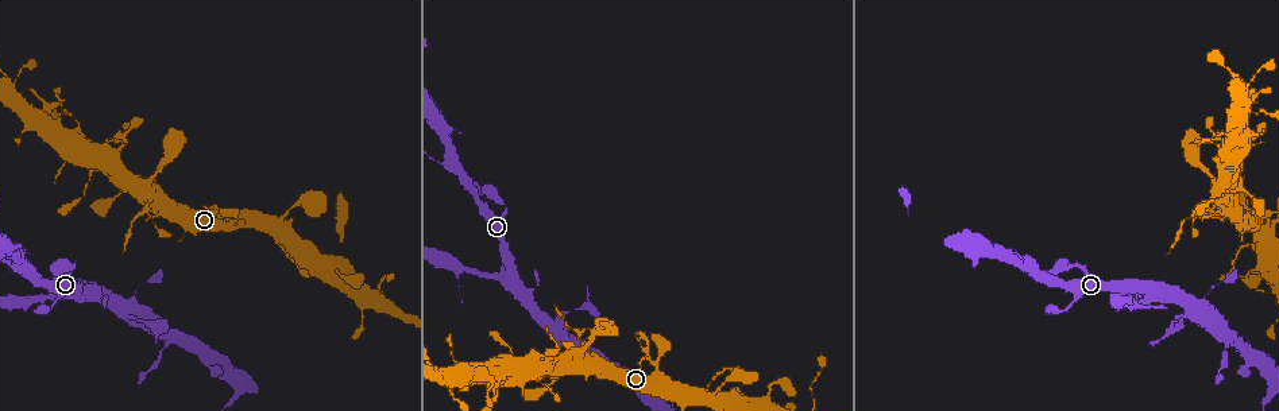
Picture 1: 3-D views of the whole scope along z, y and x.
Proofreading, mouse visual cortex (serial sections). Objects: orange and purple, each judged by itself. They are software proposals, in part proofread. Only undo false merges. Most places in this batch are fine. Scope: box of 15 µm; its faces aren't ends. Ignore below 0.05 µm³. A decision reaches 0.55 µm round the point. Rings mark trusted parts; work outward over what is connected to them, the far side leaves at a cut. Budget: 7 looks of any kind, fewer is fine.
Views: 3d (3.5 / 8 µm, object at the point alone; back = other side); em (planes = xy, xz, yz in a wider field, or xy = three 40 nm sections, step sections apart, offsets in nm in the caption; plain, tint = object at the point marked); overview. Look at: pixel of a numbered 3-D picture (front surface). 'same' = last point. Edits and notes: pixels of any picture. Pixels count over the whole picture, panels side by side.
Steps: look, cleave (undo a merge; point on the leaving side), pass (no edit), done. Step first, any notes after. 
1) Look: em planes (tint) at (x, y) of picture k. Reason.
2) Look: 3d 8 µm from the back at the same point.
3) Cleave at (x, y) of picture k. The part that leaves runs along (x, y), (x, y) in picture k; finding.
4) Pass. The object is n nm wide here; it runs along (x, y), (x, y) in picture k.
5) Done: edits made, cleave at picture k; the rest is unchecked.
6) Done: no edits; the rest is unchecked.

Look: 3d 3.5 µm at (542, 359) of picture 1. Thick turns thin.

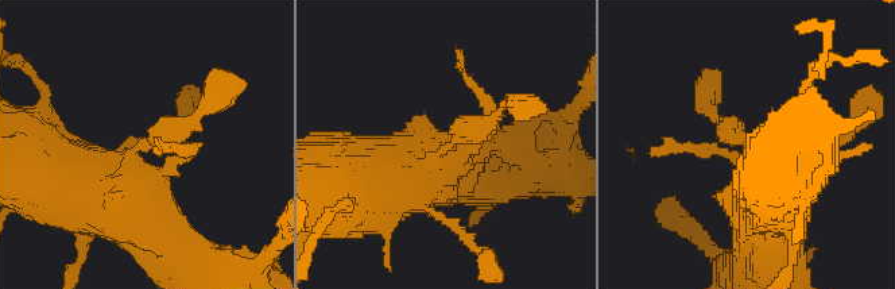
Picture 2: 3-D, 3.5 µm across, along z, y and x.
Look: em xy step 3 (tint) at (440, 150) of picture 2. Now the EM.

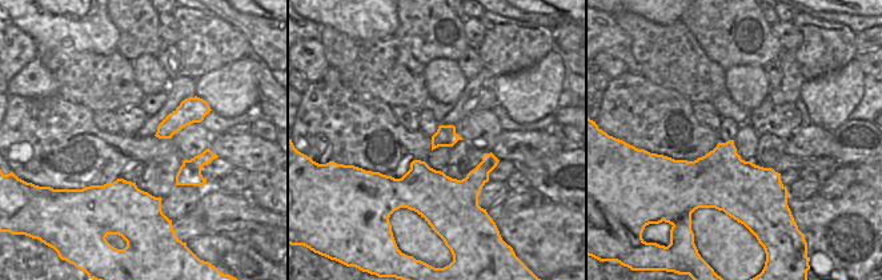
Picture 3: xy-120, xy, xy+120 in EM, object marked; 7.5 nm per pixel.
Pass. It runs along (758, 216), (764, 158), (702, 106) in picture 2; all the same cell.

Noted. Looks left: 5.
Look: 3d 3.5 µm at (580, 332) of picture 1. Calibre changes.

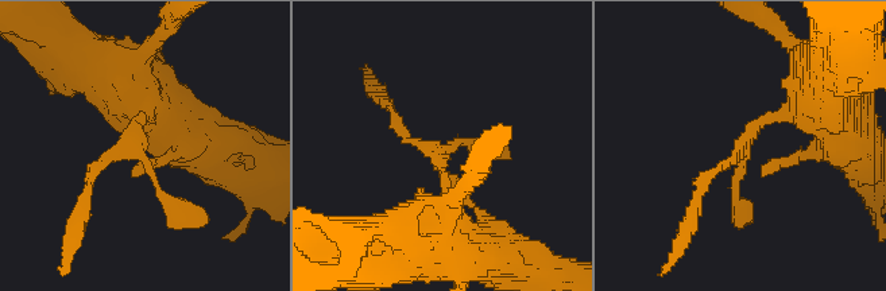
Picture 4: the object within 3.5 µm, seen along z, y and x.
Look: em xy step 2 (tint) at (137, 131) of picture 4.

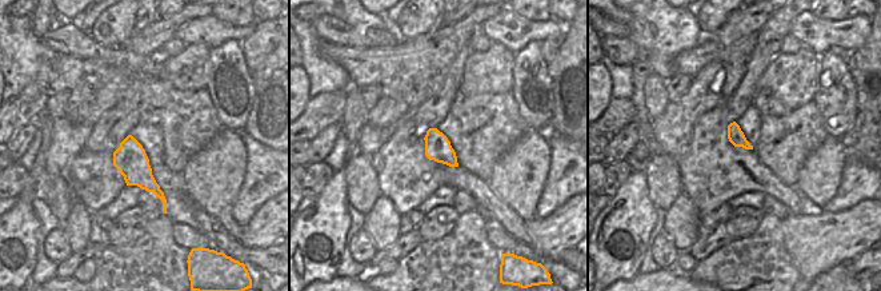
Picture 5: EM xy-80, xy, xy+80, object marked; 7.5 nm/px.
Pass. It runs along (828, 103), (766, 119), (704, 190) in picture 4; all the same cell.

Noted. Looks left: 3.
Look: 3d 3.5 µm at (1266, 212) of picture 1. Small branch off a trunk.

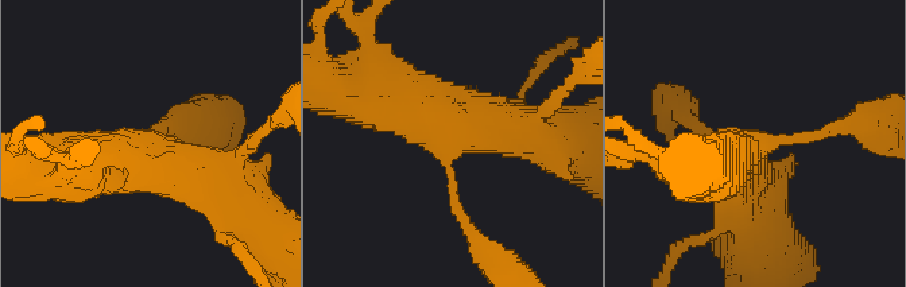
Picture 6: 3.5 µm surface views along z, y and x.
Look: em xy step 3 (tint) at (452, 137) of picture 6.

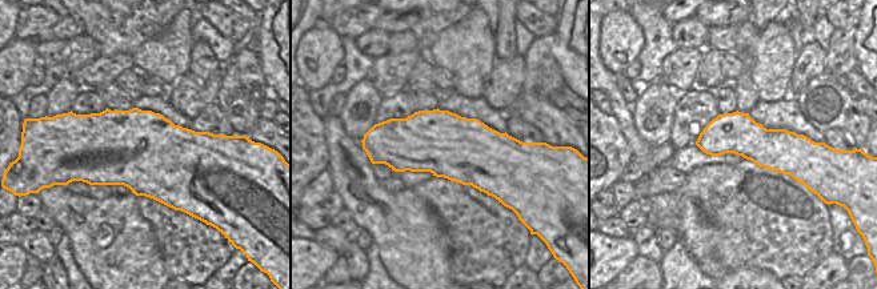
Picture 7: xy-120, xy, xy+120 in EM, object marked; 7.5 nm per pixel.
Pass. It runs along (68, 159), (134, 151), (229, 193) in picture 6; one cell here.

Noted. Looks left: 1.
Done: no edits; the rest is unchecked.

